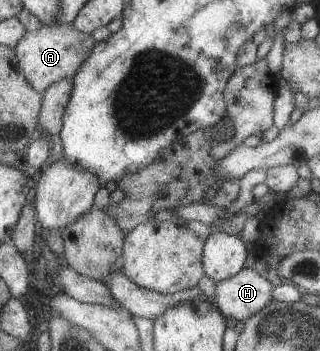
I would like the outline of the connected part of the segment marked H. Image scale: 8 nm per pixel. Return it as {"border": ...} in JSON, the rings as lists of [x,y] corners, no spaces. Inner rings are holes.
{"border":[[[242,268],[236,275],[214,284],[212,304],[226,318],[243,322],[252,314],[259,317],[274,306],[273,286],[254,270]]]}

